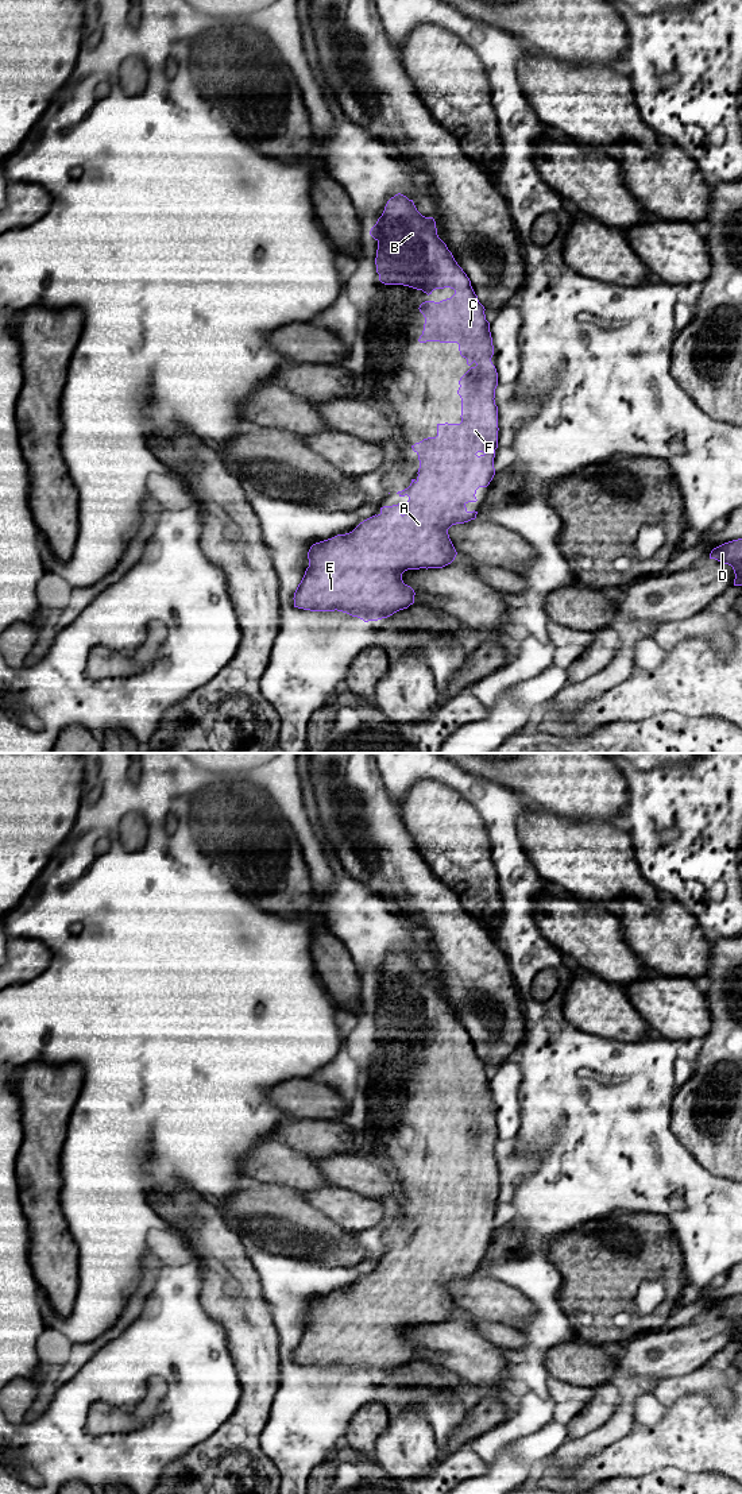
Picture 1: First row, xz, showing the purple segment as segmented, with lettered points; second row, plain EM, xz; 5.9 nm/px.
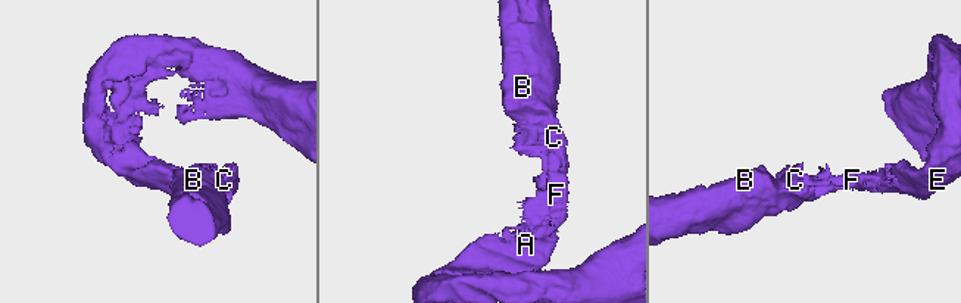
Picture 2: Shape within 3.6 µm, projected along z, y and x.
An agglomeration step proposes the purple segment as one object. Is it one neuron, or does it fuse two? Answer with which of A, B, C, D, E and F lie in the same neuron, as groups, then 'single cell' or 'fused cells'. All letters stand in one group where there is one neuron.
A B C D E F | single cell

